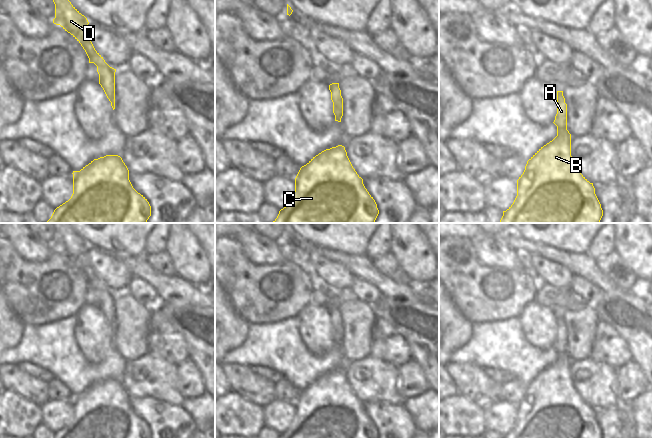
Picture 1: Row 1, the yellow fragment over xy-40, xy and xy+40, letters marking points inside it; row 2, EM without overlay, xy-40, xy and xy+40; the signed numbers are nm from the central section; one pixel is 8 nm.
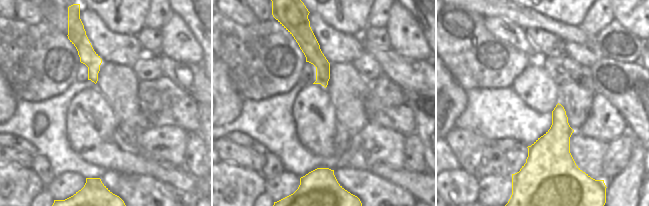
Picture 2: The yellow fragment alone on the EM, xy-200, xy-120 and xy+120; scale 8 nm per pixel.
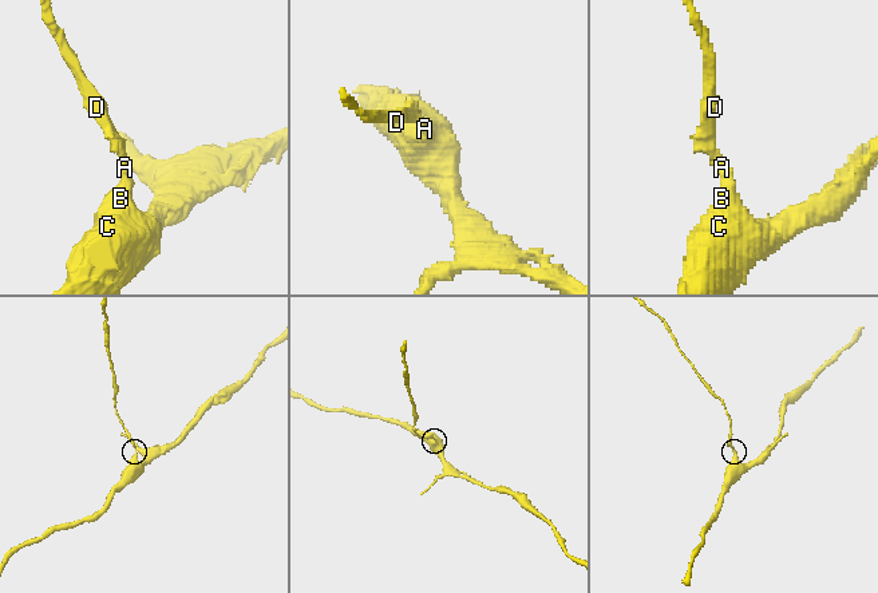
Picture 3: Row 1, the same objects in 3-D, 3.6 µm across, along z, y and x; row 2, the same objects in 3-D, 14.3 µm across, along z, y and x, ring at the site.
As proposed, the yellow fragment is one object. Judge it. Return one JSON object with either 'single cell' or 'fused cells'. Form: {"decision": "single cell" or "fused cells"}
{"decision": "single cell"}

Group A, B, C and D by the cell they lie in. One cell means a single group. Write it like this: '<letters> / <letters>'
A B C D

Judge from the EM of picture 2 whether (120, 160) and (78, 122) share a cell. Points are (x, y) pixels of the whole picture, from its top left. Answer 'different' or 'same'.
same

